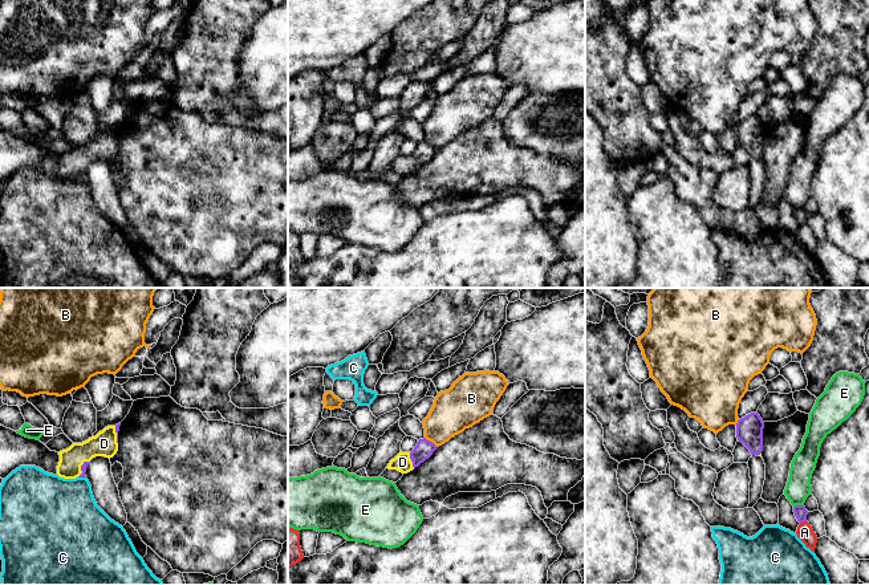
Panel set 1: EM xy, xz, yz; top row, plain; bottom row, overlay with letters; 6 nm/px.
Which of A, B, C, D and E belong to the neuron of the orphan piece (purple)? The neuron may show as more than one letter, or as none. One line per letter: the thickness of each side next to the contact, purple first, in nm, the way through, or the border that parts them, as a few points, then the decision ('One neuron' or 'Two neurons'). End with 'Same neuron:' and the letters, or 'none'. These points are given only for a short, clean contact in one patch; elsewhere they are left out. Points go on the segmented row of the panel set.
A: Thickness 80 nm (purple) against 100 nm. Boundary: yz (805, 520), (800, 523). Two neurons
B: Thickness 110 nm (purple) against 260 nm. Two neurons
C: Thickness 40 nm (purple) against 420 nm. Two neurons
D: Thickness 110 nm (purple) against 110 nm. One neuron
E: Thickness 80 nm (purple) against 150 nm. Two neurons
Same neuron: D

